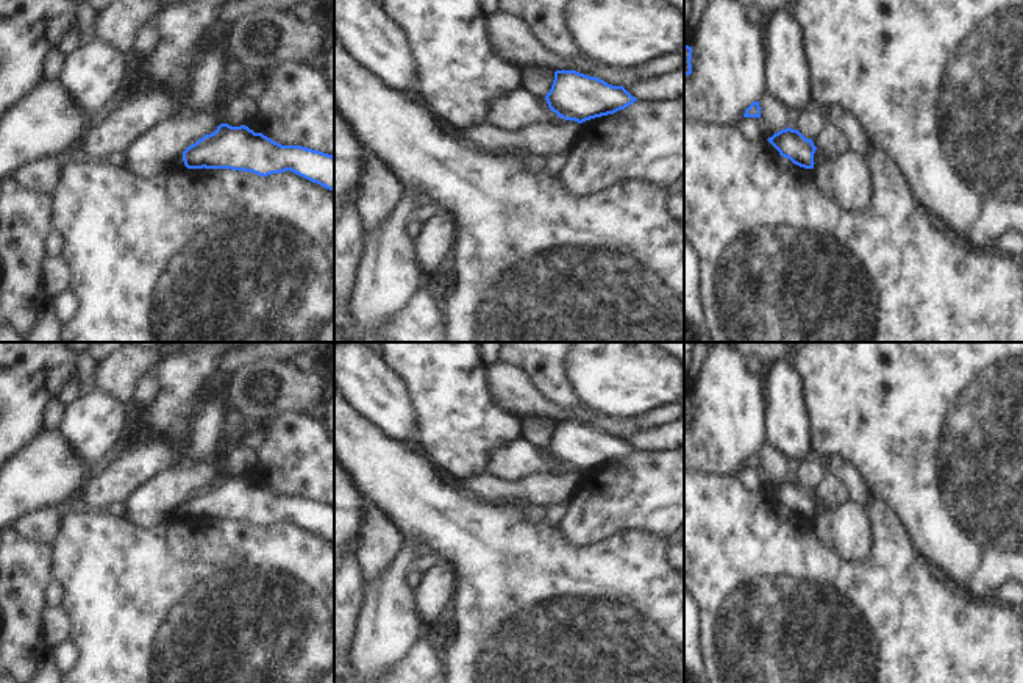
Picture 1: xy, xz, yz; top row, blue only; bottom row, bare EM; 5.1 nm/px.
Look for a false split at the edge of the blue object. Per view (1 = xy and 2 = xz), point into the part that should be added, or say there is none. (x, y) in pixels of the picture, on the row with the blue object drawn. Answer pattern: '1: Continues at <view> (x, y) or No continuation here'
1: Continues at xy (178, 161)
2: No continuation here.

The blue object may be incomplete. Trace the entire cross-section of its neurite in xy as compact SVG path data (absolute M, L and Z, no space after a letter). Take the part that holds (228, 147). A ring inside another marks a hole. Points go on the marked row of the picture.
M220 123L214 133L205 134L195 144L189 145L181 155L178 155L172 166L186 166L187 169L231 169L253 172L259 177L291 170L334 192L333 155L301 145L281 145L262 133L255 133L245 125L231 127L228 123Z

